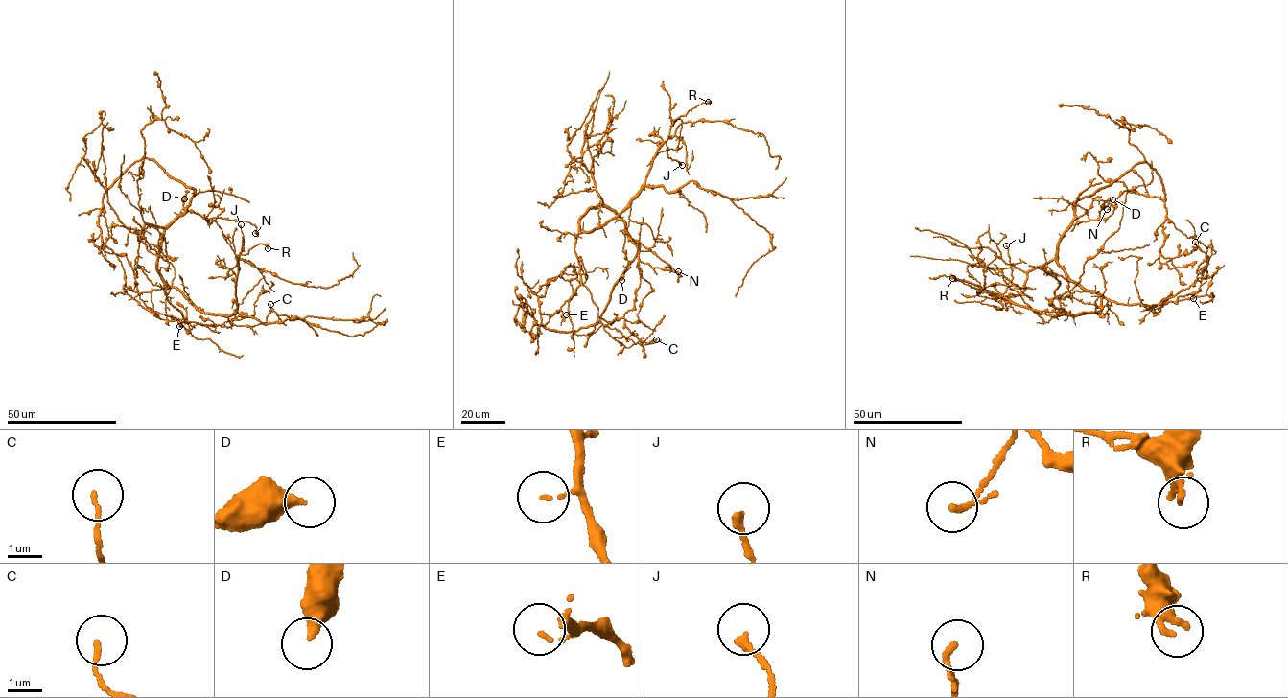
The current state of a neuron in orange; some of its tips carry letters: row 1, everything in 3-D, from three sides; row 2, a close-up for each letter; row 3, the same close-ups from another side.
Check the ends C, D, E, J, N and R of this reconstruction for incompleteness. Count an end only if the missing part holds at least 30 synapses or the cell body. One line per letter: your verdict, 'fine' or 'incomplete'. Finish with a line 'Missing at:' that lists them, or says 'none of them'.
C: fine
D: fine
E: fine
J: fine
N: fine
R: fine
Missing at: none of them

